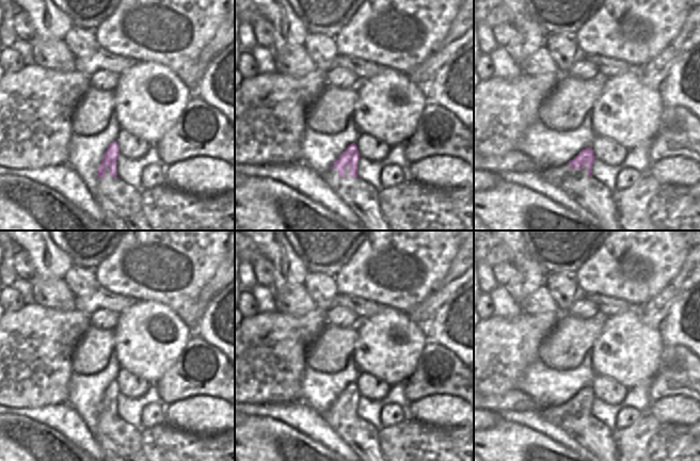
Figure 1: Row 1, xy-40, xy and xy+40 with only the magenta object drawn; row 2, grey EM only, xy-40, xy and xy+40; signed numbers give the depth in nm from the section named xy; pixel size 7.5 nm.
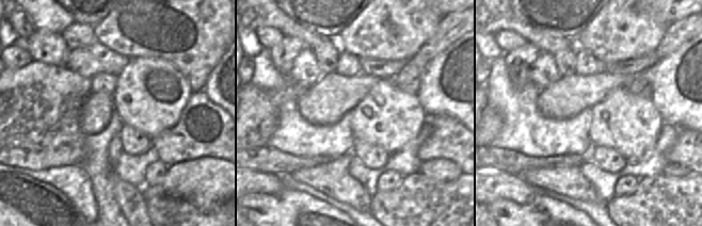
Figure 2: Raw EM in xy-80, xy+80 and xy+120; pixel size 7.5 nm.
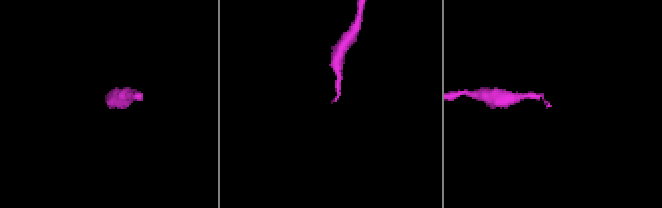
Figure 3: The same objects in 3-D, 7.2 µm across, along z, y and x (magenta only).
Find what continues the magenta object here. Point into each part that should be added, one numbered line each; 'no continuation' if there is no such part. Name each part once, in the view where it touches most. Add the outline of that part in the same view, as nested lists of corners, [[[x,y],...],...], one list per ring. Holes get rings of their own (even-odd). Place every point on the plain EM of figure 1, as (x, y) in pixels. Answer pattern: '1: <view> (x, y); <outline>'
1: xy (369, 386); [[[360,371],[355,383],[357,385],[360,395],[371,401],[382,399],[389,392],[389,385],[386,382],[365,371]]]

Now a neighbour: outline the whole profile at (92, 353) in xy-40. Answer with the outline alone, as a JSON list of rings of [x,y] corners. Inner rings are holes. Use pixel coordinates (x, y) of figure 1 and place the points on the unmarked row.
[[[90,327],[82,335],[71,357],[74,373],[92,376],[106,368],[114,350],[114,331]]]

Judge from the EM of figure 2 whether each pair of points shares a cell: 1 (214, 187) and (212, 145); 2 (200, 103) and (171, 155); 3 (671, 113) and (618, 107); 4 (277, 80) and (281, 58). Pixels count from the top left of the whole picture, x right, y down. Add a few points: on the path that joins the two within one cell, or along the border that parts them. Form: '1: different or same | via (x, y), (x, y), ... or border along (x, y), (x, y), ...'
1: different | border along (224, 159), (202, 156), (189, 160)
2: same | via (187, 111), (185, 114), (185, 138), (181, 141)
3: different | border along (650, 98), (664, 123)
4: different | border along (269, 49), (272, 64), (281, 74), (287, 77)

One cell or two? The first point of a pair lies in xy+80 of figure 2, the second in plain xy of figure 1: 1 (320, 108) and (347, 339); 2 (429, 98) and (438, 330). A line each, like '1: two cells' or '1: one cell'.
1: one cell
2: one cell

